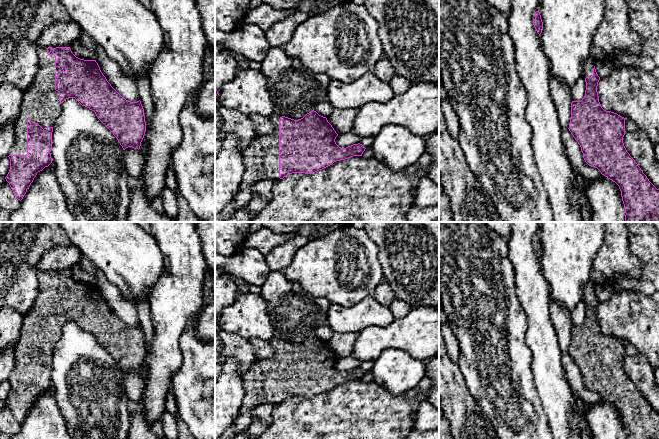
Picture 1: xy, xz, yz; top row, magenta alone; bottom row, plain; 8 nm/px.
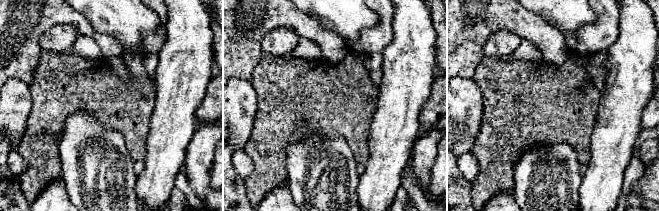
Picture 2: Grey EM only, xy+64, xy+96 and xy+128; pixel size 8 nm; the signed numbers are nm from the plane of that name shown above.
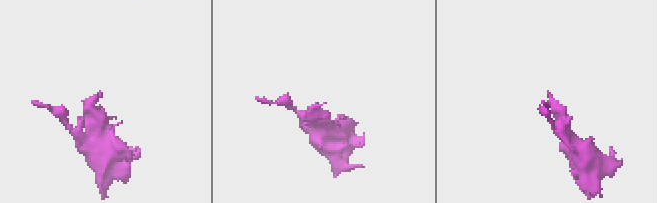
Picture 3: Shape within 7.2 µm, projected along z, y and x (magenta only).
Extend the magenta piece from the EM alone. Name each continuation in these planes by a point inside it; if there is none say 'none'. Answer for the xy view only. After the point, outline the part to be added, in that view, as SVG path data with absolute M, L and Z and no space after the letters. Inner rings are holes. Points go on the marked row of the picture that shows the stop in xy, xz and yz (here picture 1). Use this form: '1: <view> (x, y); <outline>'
1: xy (40, 102); M46 47L38 48L39 69L30 86L23 91L22 104L16 123L15 143L9 155L27 154L27 120L38 123L44 130L53 127L61 114L62 103L55 90L55 72L65 67L55 66L55 56L47 54Z

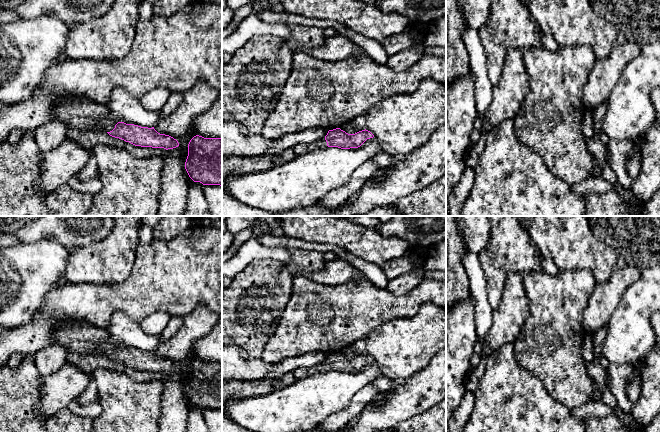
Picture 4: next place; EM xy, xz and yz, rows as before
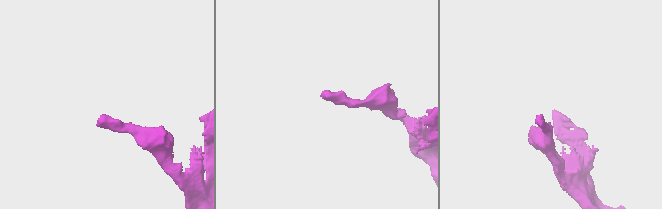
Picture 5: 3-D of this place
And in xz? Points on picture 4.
1: xz (232, 166); M324 137L312 143L297 143L280 154L272 156L222 156L222 190L225 188L226 177L268 170L283 165L305 153L310 153L317 149L326 149L327 147Z

